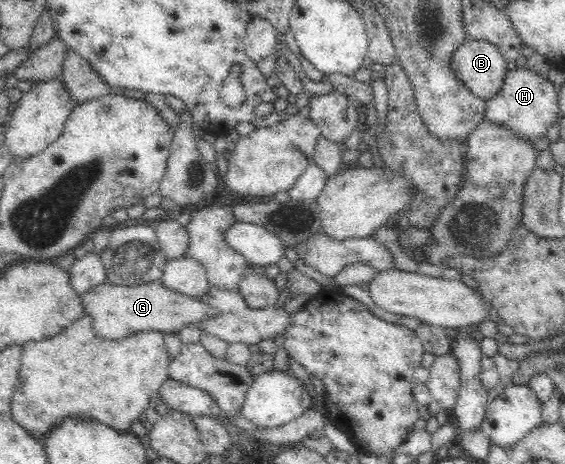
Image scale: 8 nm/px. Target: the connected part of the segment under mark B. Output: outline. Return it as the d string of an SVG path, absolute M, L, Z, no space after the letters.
M467 38L453 51L450 67L457 78L482 99L492 99L500 91L507 61L492 43Z

